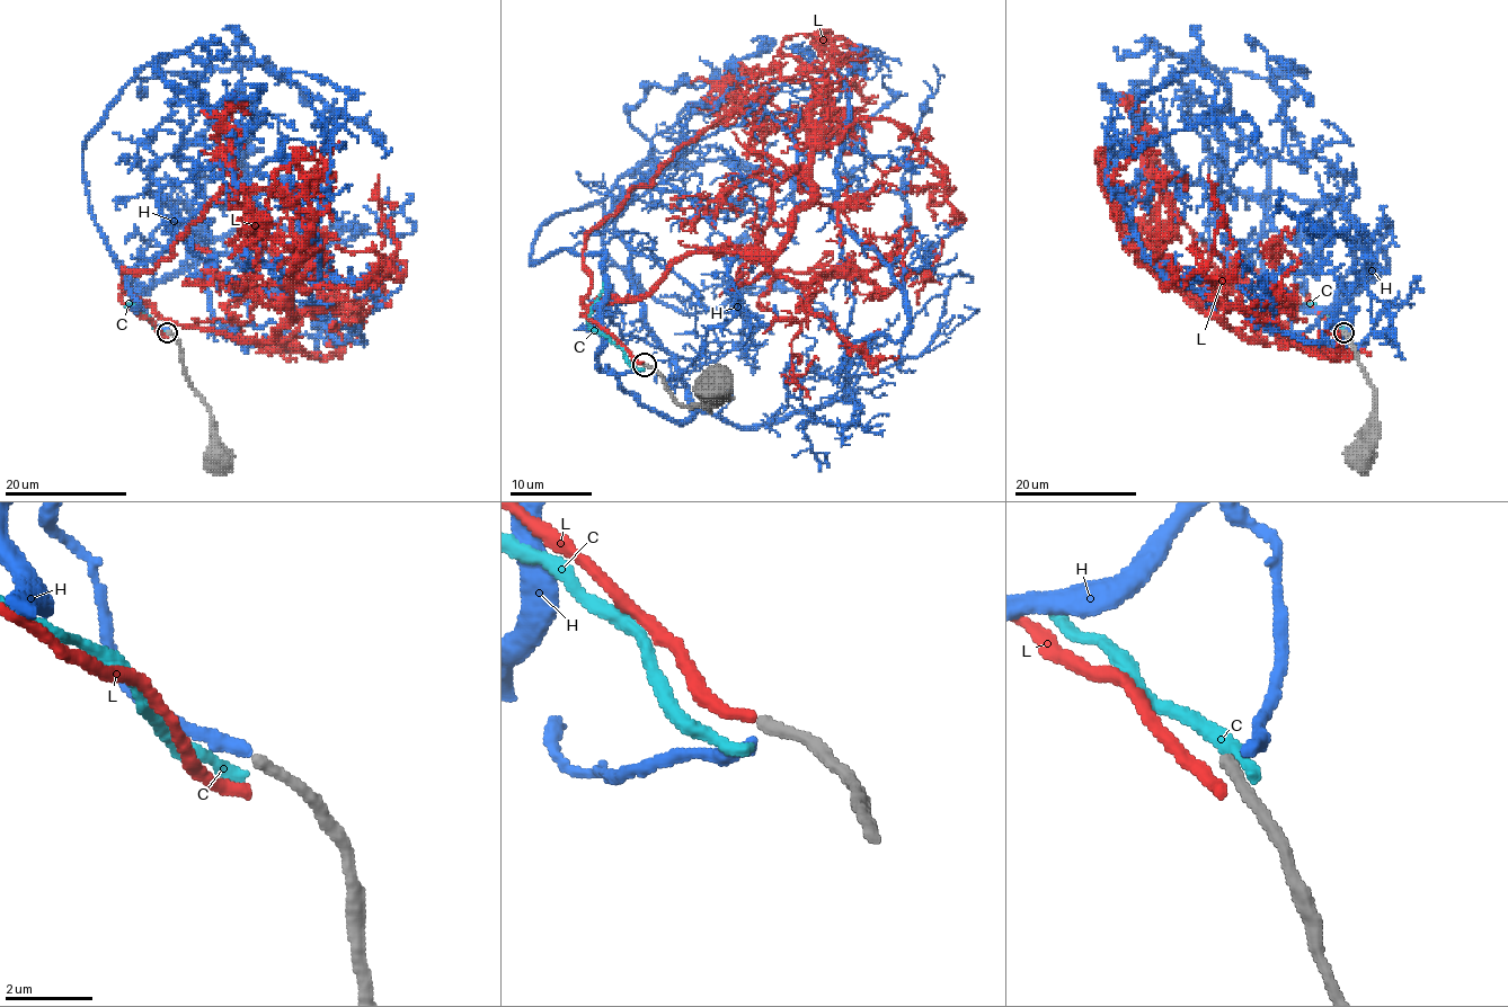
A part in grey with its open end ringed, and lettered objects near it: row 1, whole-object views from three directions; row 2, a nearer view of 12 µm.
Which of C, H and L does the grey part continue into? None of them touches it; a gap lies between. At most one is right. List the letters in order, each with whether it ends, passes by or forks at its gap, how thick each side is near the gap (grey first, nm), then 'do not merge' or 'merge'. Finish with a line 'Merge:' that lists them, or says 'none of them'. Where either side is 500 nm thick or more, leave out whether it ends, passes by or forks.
C: it ends; calibres 300 and 300 nm; do not merge
H: it ends; calibres 300 and 320 nm; do not merge
L: it ends; calibres 300 and 300 nm; merge
Merge: L

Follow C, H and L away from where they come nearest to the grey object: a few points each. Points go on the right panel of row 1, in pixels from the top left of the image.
C: (1347, 333), (1313, 305), (1278, 308)
H: (1347, 330), (1345, 288), (1386, 261), (1390, 223), (1327, 339), (1253, 322), (1143, 251), (1107, 184), (1112, 94)
L: (1344, 335), (1301, 291), (1288, 322), (1241, 338), (1163, 279), (1124, 240), (1102, 179), (1143, 142), (1149, 166)

